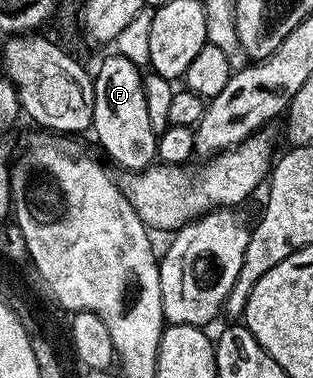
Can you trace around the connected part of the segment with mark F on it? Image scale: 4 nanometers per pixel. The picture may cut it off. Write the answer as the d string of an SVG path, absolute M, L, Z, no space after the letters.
M109 53L95 70L91 135L97 138L98 145L105 150L104 158L110 164L118 163L122 172L143 171L146 167L153 166L157 159L158 132L151 129L151 117L147 113L143 71L127 57Z

